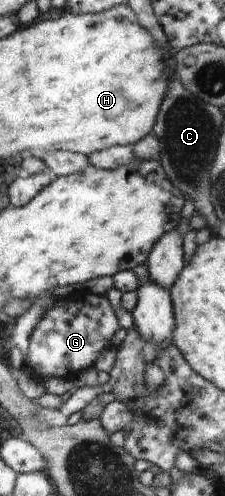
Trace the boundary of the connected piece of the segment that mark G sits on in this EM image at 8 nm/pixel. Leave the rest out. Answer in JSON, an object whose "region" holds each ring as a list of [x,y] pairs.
{"region":[[[103,294],[103,310],[93,304],[85,304],[79,298],[59,297],[52,308],[45,312],[38,321],[35,329],[31,332],[27,358],[27,368],[35,378],[41,376],[52,376],[67,378],[69,372],[77,372],[83,368],[89,368],[95,364],[99,352],[107,346],[109,338],[117,332],[117,316]]]}

